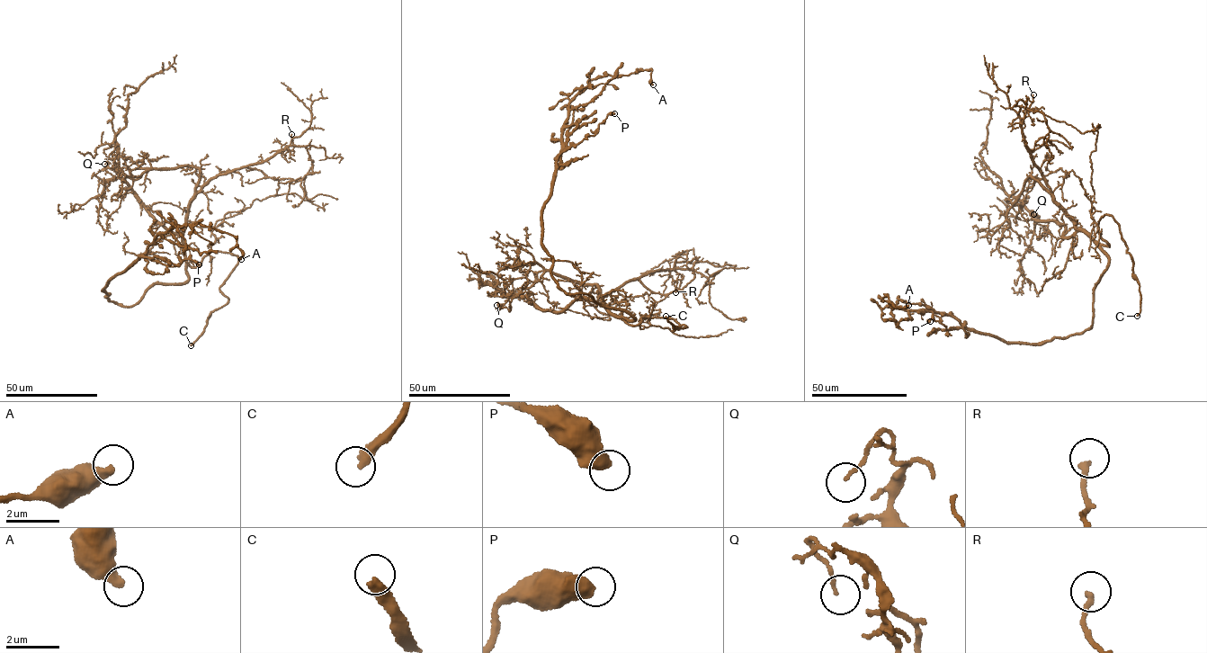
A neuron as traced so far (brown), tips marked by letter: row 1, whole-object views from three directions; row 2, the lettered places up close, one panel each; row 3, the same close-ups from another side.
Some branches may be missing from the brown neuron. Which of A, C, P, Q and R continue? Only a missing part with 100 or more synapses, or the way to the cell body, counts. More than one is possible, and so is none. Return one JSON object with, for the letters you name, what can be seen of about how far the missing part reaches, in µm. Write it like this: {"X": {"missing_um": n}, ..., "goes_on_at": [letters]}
{"C": {"missing_um": 20}, "goes_on_at": ["C"]}

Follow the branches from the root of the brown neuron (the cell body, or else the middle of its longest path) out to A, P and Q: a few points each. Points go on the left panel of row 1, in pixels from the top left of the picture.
A: (151, 287), (126, 307), (109, 299), (102, 289), (172, 227), (195, 222), (232, 235), (241, 259)
P: (151, 287), (126, 307), (109, 299), (102, 289), (142, 255), (168, 266), (188, 258), (199, 264)
Q: (151, 287), (188, 280), (185, 245), (181, 235), (167, 230), (142, 205), (117, 169), (104, 164)

